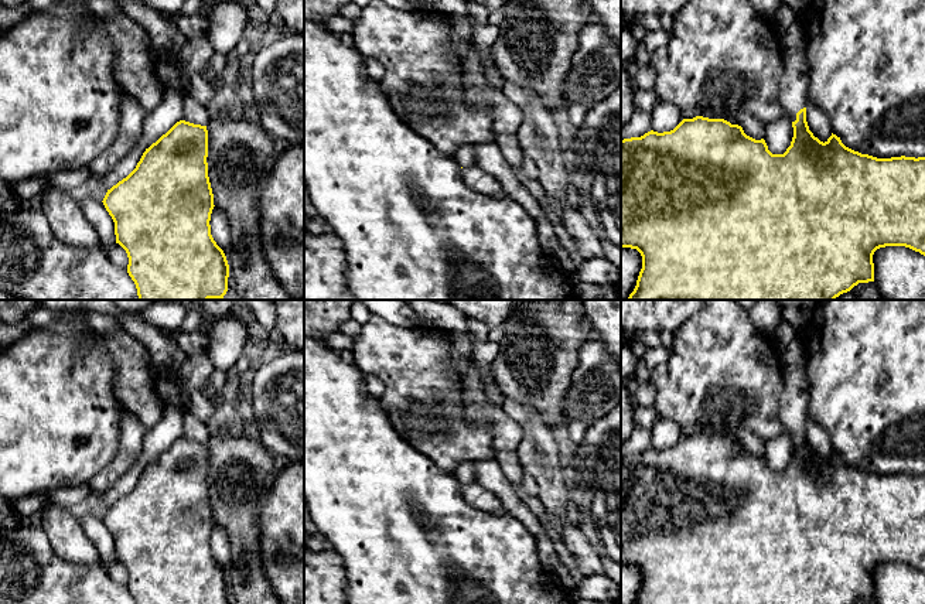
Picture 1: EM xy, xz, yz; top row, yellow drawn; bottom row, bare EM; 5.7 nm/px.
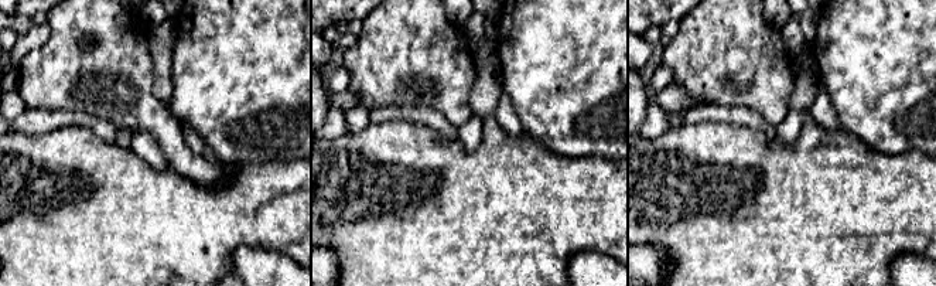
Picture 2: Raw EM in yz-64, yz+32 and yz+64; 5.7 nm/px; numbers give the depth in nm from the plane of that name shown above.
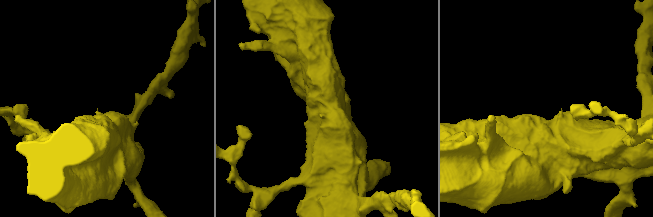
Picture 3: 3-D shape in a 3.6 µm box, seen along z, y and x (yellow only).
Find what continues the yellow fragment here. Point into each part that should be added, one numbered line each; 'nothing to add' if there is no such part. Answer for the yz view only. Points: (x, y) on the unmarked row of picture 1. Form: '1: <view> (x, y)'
1: yz (794, 402)

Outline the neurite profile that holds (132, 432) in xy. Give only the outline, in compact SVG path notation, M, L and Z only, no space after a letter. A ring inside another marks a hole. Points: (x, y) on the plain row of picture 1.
M129 410L122 413L119 430L119 447L113 460L91 481L93 492L109 491L137 461L147 429Z

